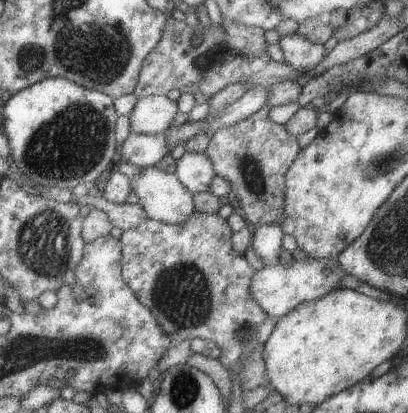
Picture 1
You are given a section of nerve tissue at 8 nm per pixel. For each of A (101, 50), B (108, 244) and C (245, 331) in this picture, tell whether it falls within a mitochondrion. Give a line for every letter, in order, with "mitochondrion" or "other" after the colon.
A: mitochondrion
B: other
C: mitochondrion

